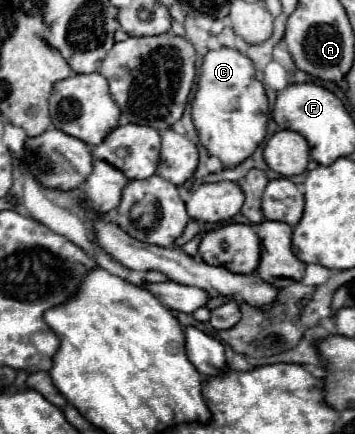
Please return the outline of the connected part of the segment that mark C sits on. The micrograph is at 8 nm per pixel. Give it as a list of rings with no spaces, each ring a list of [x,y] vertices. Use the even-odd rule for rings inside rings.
[[[225,46],[203,56],[197,94],[191,104],[191,116],[199,140],[209,154],[217,156],[227,168],[247,160],[267,134],[267,112],[269,106],[265,88],[255,76],[251,58],[235,48]]]

